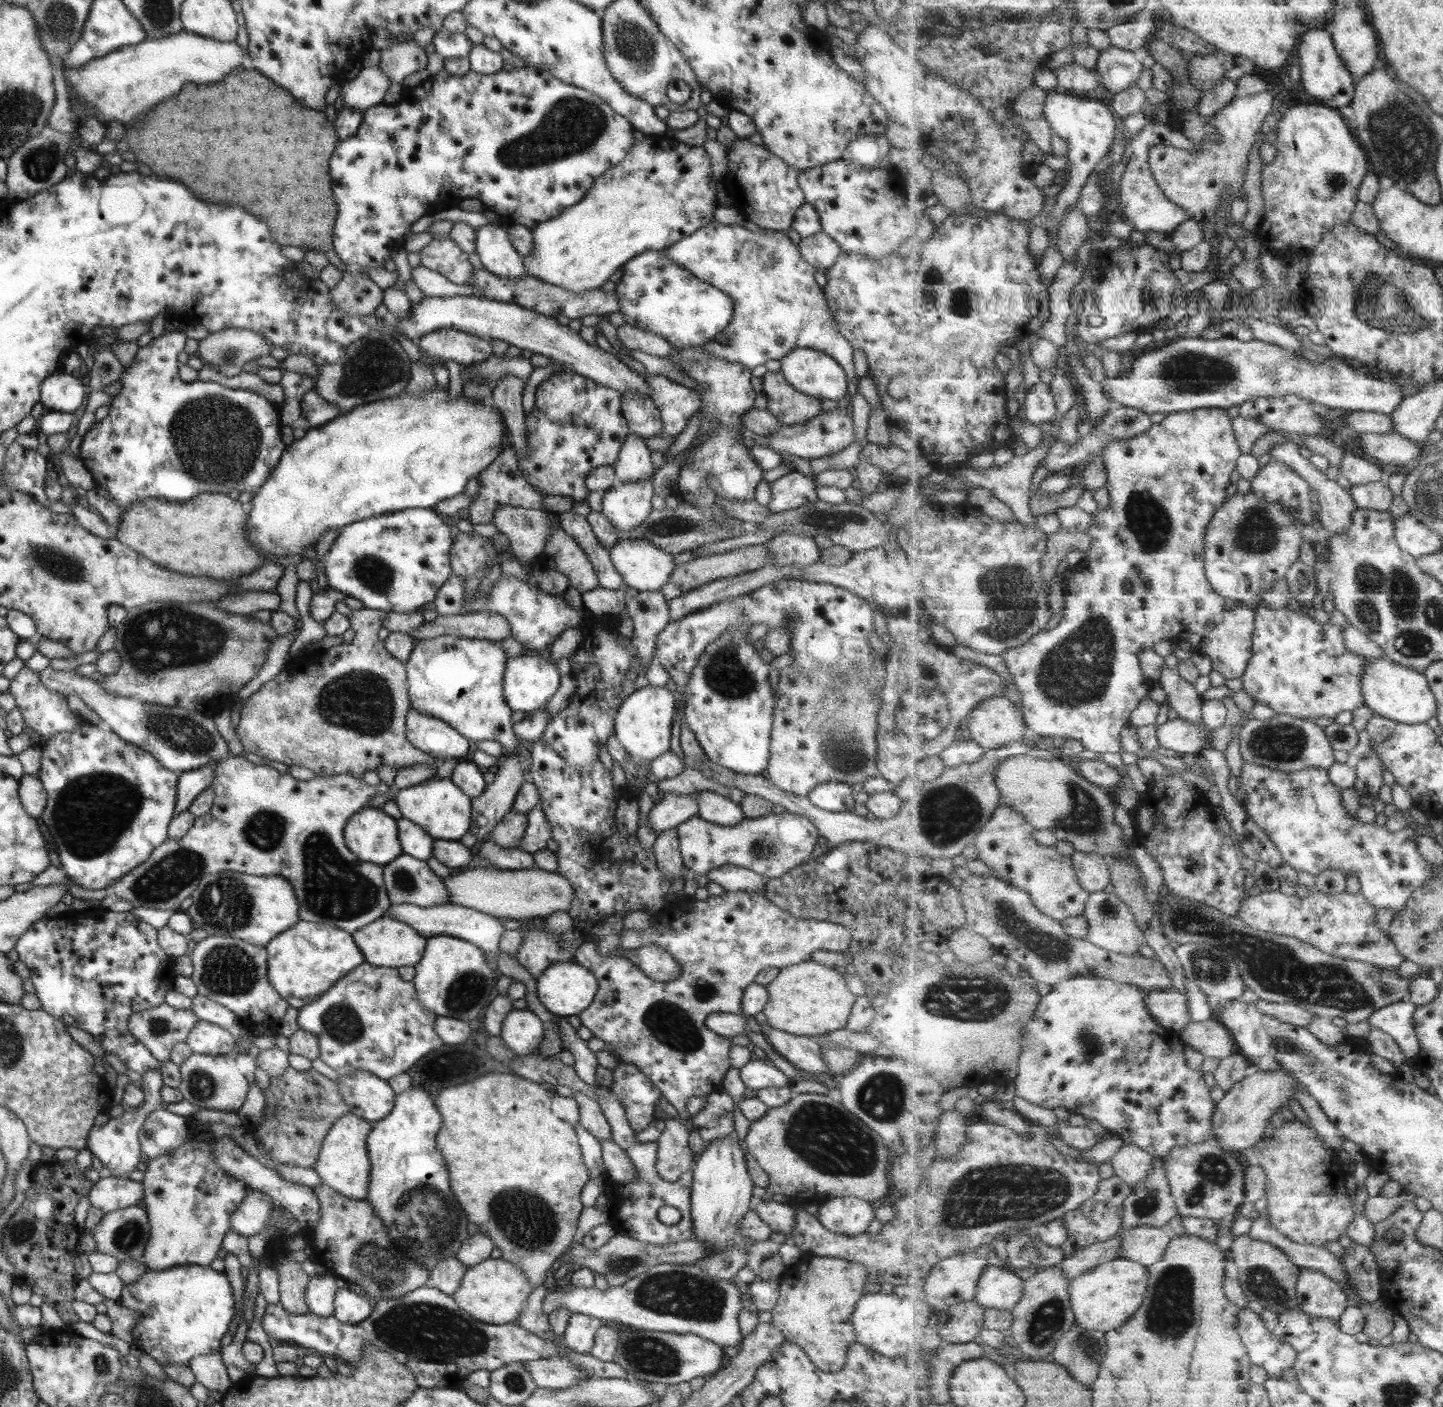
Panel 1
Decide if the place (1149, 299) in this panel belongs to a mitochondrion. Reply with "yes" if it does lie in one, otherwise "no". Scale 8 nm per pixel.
no

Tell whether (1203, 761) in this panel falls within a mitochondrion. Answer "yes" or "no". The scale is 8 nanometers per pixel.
no

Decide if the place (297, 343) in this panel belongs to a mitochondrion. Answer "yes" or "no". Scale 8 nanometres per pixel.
no

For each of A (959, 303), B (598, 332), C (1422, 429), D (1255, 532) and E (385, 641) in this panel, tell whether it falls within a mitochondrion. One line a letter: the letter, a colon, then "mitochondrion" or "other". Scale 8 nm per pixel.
A: mitochondrion
B: other
C: other
D: mitochondrion
E: other

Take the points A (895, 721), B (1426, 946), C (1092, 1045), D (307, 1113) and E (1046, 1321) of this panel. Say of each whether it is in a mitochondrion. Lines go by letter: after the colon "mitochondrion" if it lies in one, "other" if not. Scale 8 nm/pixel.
A: mitochondrion
B: mitochondrion
C: mitochondrion
D: mitochondrion
E: mitochondrion

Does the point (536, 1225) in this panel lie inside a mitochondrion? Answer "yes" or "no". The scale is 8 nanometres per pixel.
yes

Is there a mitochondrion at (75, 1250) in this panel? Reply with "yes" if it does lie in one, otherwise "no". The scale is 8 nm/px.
no

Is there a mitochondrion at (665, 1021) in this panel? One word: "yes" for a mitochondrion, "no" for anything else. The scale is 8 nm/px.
yes

